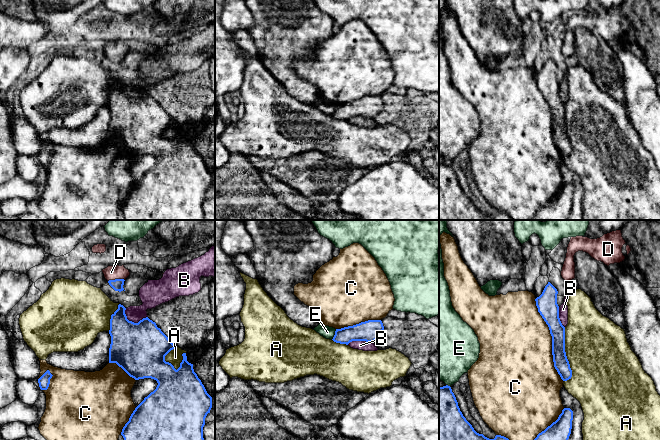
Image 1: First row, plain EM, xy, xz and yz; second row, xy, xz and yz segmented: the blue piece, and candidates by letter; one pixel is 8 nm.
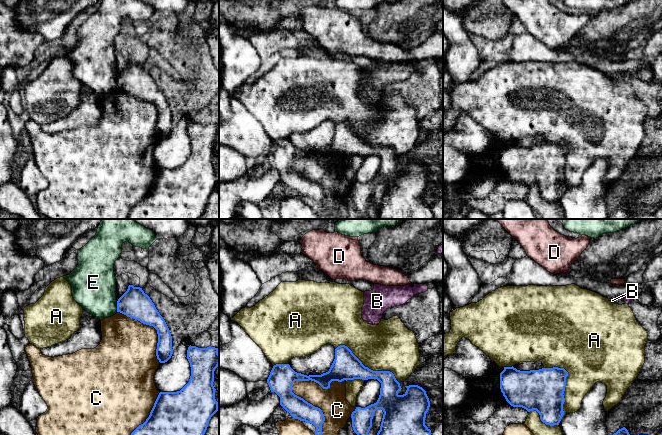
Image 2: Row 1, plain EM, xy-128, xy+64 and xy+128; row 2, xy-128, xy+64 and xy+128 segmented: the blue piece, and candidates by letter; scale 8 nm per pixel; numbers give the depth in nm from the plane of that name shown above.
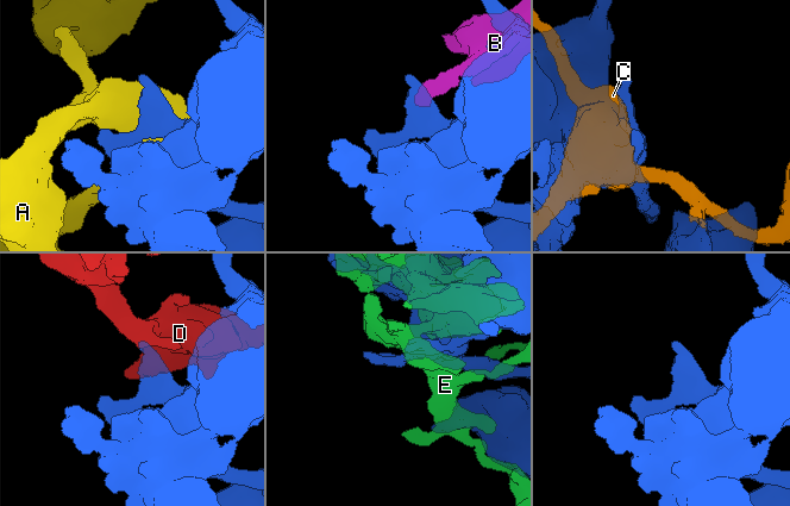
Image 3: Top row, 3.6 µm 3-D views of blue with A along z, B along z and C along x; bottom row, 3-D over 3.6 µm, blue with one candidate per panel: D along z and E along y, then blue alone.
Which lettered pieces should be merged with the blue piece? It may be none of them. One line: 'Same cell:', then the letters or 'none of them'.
Same cell: D

